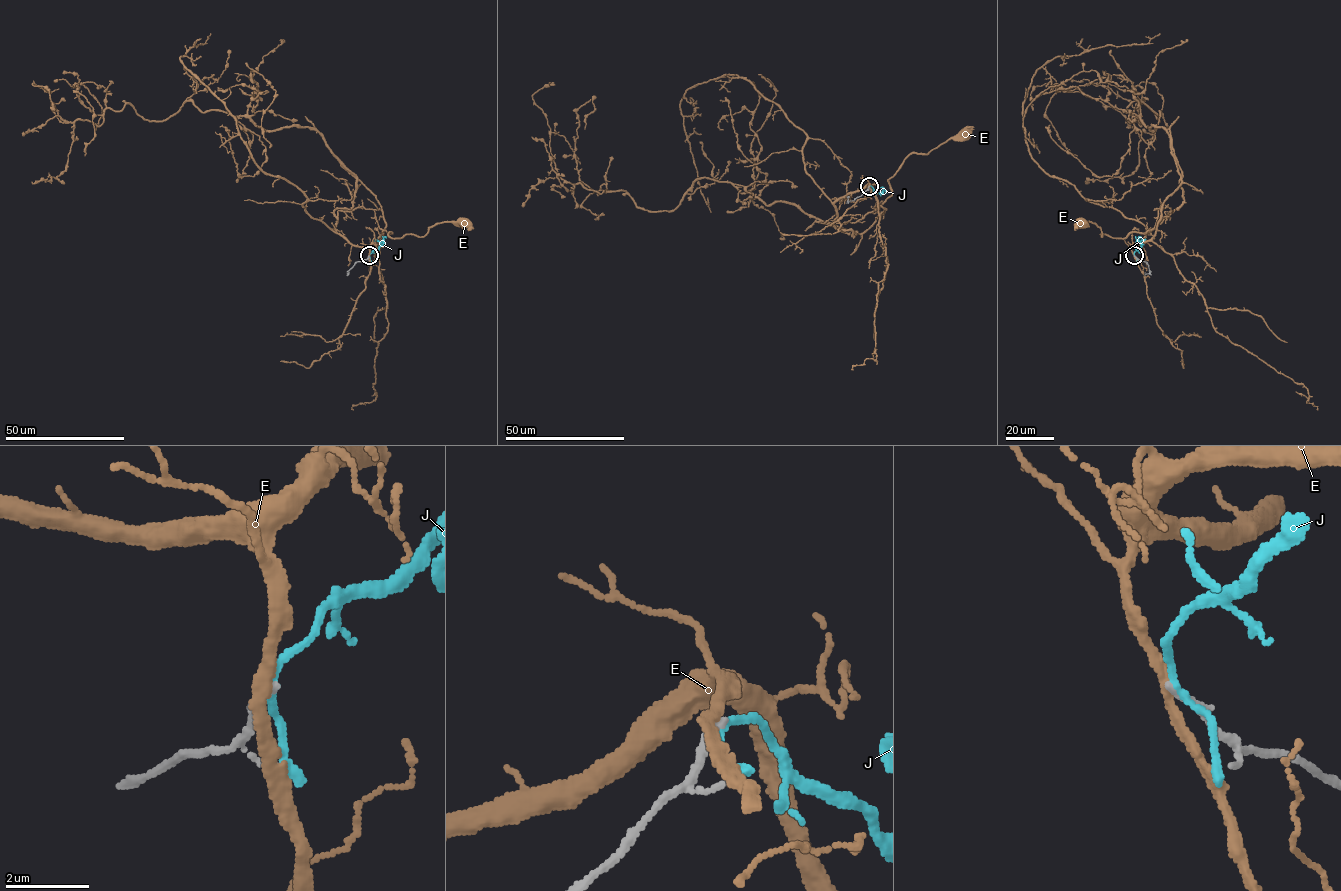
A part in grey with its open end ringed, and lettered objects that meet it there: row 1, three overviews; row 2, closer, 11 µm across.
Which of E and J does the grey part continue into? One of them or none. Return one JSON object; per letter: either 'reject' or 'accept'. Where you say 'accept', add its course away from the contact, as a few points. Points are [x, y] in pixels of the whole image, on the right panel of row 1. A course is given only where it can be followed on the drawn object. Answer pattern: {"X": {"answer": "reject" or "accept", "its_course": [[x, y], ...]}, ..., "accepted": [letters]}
{"E": {"answer": "reject"}, "J": {"answer": "reject"}, "accepted": []}

